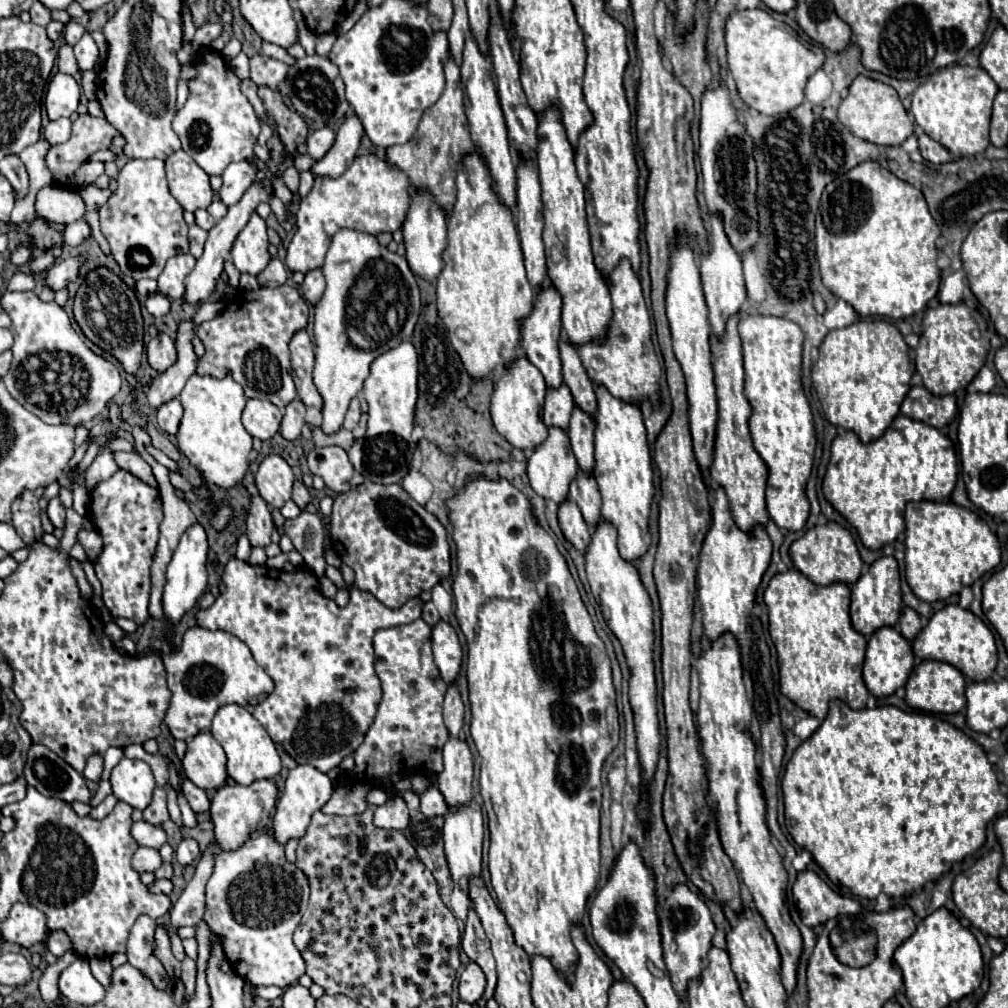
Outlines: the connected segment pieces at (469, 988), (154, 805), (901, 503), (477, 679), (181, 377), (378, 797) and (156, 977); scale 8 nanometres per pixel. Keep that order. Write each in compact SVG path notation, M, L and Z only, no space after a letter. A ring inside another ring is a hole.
M470 961L460 975L460 985L458 985L460 1001L474 1005L482 997L484 987L486 987L486 977L484 977L482 969L476 963Z
M156 787L152 803L144 809L144 821L152 823L152 825L162 825L168 819L170 819L170 815L166 809L166 791L162 787Z
M898 415L888 431L872 443L860 443L852 431L844 431L832 441L822 493L856 529L864 547L878 551L904 531L906 503L950 501L956 479L958 459L952 441L926 423Z
M468 477L464 487L452 495L446 503L448 519L454 527L452 537L458 547L458 573L452 583L454 603L456 603L456 619L460 623L460 629L468 643L468 691L470 691L470 705L472 705L472 723L470 733L476 743L478 755L482 759L480 765L480 793L484 799L484 807L488 811L488 829L490 829L490 851L488 851L488 869L492 877L492 887L498 895L500 909L506 915L516 943L530 955L544 955L550 957L554 967L560 969L568 979L572 979L574 963L578 959L578 953L570 941L570 927L574 923L582 921L584 905L588 895L594 891L600 875L600 849L598 849L598 837L600 837L600 805L602 805L602 767L606 757L612 753L612 749L618 743L618 711L616 711L616 691L612 685L612 673L610 673L610 659L606 655L606 647L602 639L596 635L594 623L588 615L586 605L580 599L580 591L576 581L572 579L566 559L560 555L554 539L542 529L542 525L536 521L530 509L530 499L516 489L508 479L484 479L484 477ZM608 713L614 713L612 725L608 723ZM586 727L594 727L598 731L598 741L590 747L584 745L582 731Z
M184 321L180 323L180 329L178 329L178 337L176 337L176 351L178 351L178 359L176 363L160 373L148 393L146 393L146 401L148 401L148 407L152 409L158 409L160 405L168 403L170 399L176 399L180 395L180 391L184 389L184 383L190 375L194 375L196 371L196 355L194 355L194 349L192 349L192 329L194 329L194 323L192 321Z
M372 789L366 799L368 799L370 805L384 805L390 799L390 793L384 791L384 789Z
M140 915L134 927L130 929L126 955L128 955L128 963L140 969L142 975L146 975L156 989L166 989L170 977L166 975L162 961L154 955L154 949L156 949L154 931L156 931L156 919L148 915Z

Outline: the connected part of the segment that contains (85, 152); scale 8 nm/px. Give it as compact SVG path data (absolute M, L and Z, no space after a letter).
M80 115L78 121L72 125L72 137L62 143L62 145L54 145L48 155L46 155L46 165L48 169L54 173L54 177L58 177L60 181L66 181L94 151L100 149L108 149L112 137L118 135L118 131L106 121L106 119L98 119L92 115Z

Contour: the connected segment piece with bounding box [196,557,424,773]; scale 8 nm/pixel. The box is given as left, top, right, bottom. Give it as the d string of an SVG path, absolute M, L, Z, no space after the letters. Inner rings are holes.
M232 557L224 569L222 581L226 591L214 601L212 607L200 609L196 621L204 629L222 629L242 639L258 665L274 679L274 691L254 709L254 717L262 723L274 743L280 743L296 763L308 763L322 773L338 767L342 757L352 755L364 741L368 727L374 721L382 689L380 679L374 673L374 649L372 637L382 627L394 627L412 623L422 615L422 601L418 597L408 599L402 607L390 609L376 601L372 593L350 587L350 601L346 607L338 607L336 601L324 597L318 589L318 577L306 565L294 571L278 571L264 565L250 565Z

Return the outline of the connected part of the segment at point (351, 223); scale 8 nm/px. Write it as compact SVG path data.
M366 153L360 155L352 161L352 165L336 179L330 177L316 177L314 179L314 187L308 193L306 199L300 201L300 209L296 213L296 233L288 245L288 253L286 253L286 267L296 273L308 273L312 269L320 269L324 265L324 255L330 247L330 241L334 237L334 233L338 233L340 229L354 229L360 233L368 233L368 235L378 235L378 233L392 233L396 229L402 227L402 221L406 217L408 211L408 203L410 203L410 195L408 195L408 175L402 169L396 169L394 165L388 165L386 159L380 159L376 153Z

